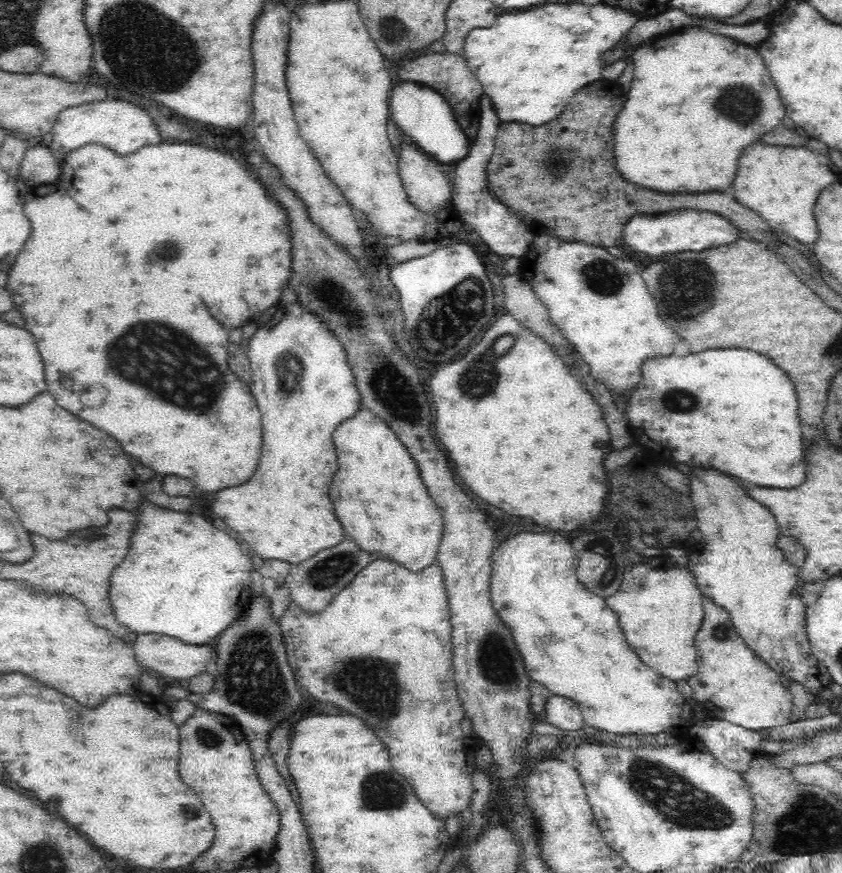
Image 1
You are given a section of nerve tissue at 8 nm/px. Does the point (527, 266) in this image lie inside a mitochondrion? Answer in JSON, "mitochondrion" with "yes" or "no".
{"mitochondrion":"no"}

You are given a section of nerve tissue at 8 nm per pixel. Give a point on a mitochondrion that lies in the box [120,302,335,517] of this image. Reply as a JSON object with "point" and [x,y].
{"point":[289,370]}

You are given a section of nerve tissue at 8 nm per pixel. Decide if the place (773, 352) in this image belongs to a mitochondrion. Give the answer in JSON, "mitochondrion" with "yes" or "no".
{"mitochondrion":"no"}

